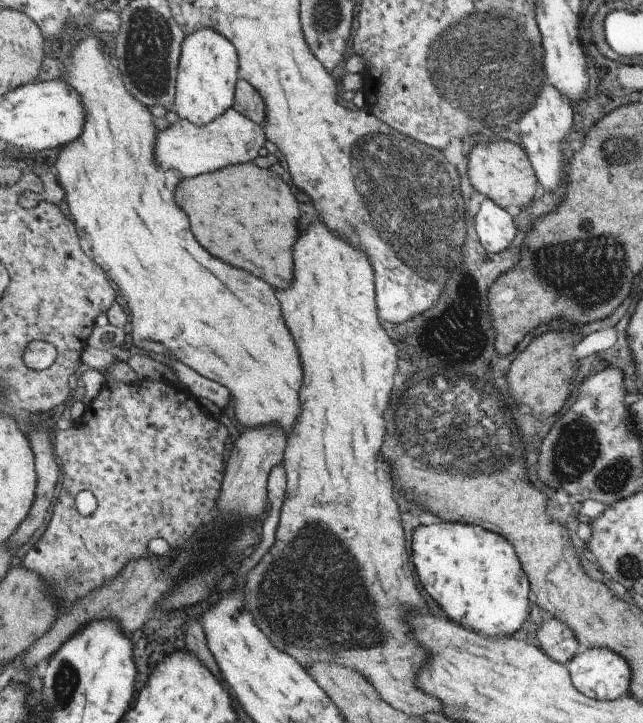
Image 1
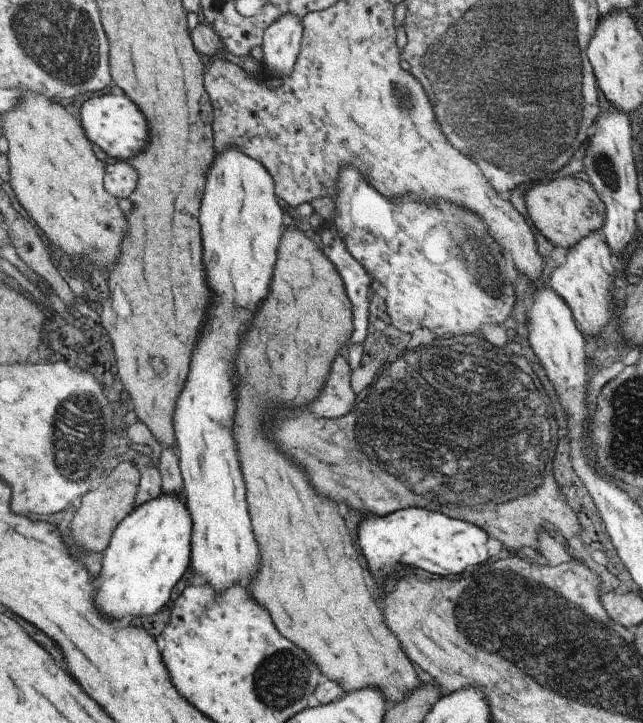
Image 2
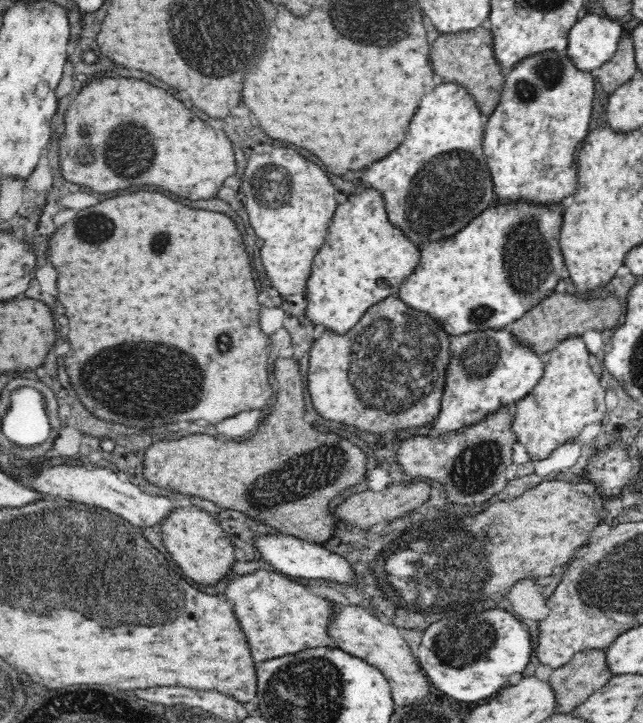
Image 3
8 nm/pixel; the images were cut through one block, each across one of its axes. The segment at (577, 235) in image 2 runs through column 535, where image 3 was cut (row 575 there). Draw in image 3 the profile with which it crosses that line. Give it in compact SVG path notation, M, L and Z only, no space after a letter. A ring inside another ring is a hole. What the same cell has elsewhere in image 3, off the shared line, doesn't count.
M194 505L172 506L158 522L162 542L181 571L199 585L214 585L226 578L235 563L234 546L216 518Z

